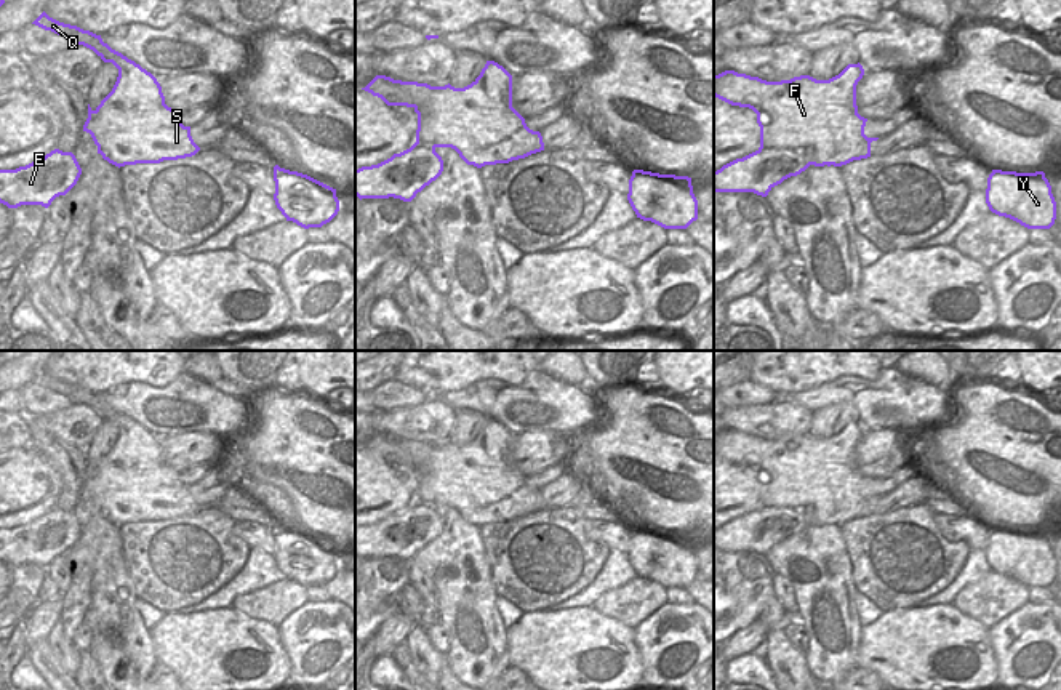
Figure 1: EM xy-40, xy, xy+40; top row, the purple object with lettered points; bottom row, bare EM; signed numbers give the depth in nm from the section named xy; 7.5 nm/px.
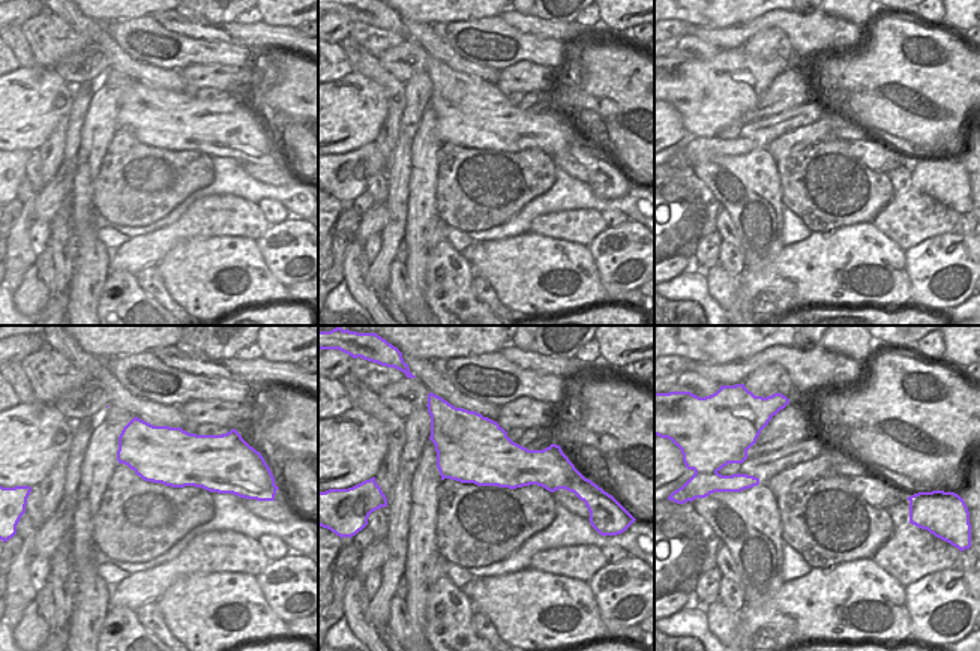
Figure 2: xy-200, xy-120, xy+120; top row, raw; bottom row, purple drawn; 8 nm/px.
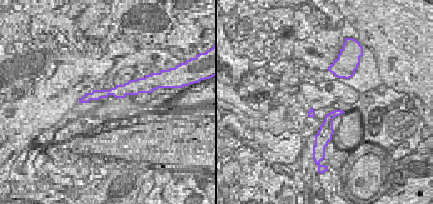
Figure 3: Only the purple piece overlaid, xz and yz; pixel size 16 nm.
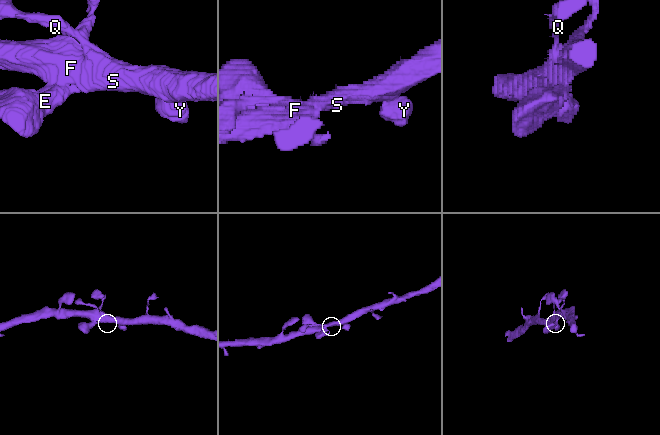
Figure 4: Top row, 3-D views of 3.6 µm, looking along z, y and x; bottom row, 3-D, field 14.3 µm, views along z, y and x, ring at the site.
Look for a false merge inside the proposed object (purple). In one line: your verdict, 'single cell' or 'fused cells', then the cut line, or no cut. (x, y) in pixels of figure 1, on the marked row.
single cell; no cut

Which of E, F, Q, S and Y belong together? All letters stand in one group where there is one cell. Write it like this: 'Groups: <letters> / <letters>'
Groups: E F Q S Y.

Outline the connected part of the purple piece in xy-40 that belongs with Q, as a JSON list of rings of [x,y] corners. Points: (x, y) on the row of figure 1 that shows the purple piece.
[[[45,11],[32,24],[93,50],[118,69],[112,91],[94,110],[88,104],[83,125],[104,160],[120,168],[186,158],[200,150],[190,126],[184,126],[179,114],[165,104],[162,86],[150,72],[112,50],[101,35],[59,22]]]

